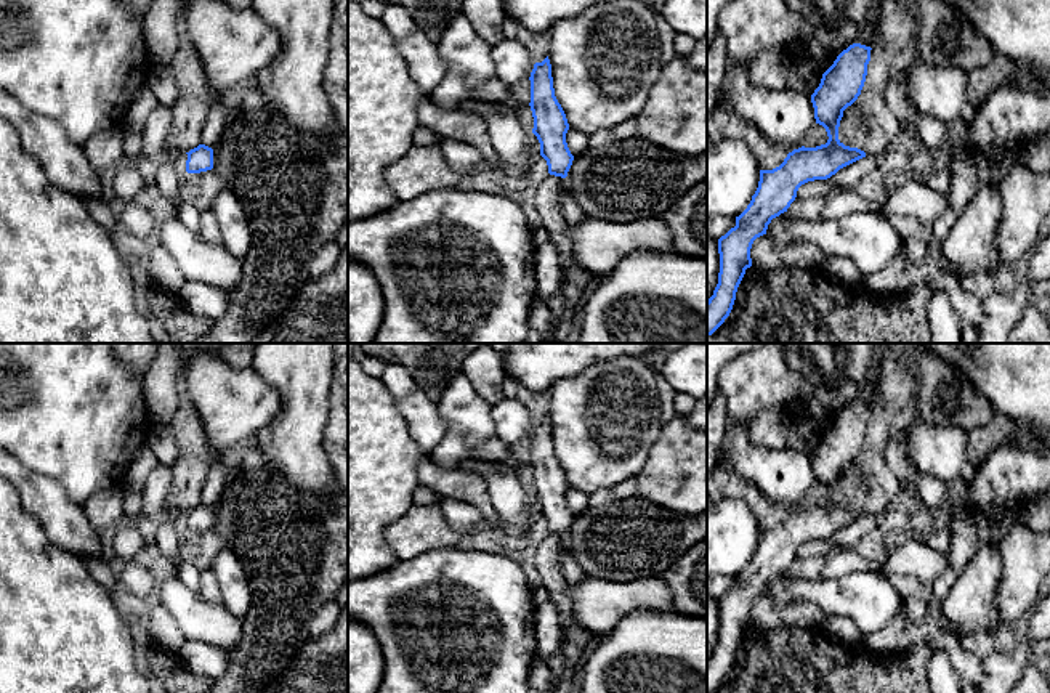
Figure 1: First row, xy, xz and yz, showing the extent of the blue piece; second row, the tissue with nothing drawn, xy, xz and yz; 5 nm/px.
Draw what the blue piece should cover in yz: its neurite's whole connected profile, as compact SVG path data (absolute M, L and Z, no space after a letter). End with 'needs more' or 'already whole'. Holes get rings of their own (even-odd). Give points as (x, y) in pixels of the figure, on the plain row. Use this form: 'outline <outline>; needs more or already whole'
outline M853 403L843 409L834 424L822 433L819 446L811 454L816 483L826 488L829 496L827 502L816 507L802 505L794 509L779 526L773 529L760 529L758 547L752 555L750 563L739 576L736 576L736 586L718 598L720 632L713 654L707 659L707 693L713 693L729 675L737 646L745 629L752 626L750 608L753 600L766 594L768 584L773 578L787 571L797 557L798 547L808 541L827 539L840 528L866 517L864 510L845 505L838 499L838 486L843 470L861 454L867 435L867 424L870 420L870 409L870 406L861 403Z; already whole

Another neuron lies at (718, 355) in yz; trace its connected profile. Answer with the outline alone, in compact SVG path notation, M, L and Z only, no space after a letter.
M707 343L707 406L720 390L721 369L737 356L761 346L763 343Z

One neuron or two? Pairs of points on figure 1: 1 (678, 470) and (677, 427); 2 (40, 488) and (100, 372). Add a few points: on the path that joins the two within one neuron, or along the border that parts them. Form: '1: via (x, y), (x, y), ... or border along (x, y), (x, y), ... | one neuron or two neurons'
1: via (678, 459), (678, 438) | one neuron
2: border along (16, 457), (28, 469), (52, 477), (74, 502) | two neurons

